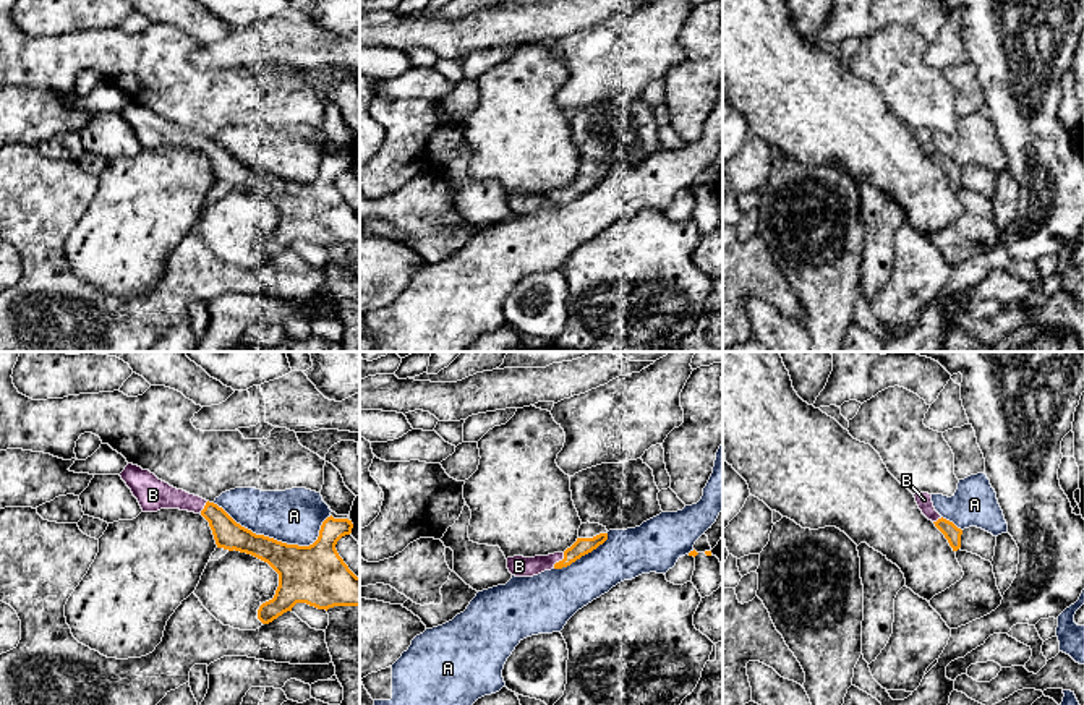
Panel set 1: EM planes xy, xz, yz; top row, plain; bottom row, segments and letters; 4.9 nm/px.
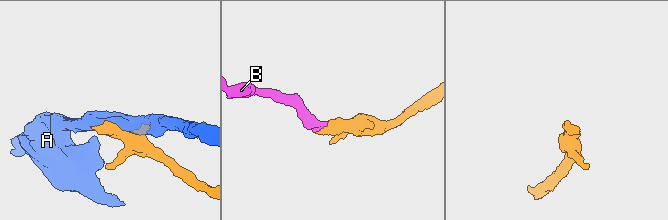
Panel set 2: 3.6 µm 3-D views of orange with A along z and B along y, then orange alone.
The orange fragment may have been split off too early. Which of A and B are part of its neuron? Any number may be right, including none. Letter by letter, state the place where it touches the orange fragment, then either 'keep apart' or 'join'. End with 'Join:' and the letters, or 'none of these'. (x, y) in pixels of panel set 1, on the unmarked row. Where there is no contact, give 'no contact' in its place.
A: xy (276, 177) | keep apart
B: xz (559, 198) | join
Join: B

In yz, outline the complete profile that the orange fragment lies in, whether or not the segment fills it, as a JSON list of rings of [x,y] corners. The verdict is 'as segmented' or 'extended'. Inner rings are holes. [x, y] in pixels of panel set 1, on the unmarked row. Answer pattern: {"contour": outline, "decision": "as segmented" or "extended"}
{"contour": [[[917,130],[914,131],[915,139],[922,151],[935,160],[935,164],[945,172],[953,188],[961,185],[961,172],[962,167],[958,165],[953,159],[943,156],[933,144],[932,131],[928,130]]], "decision": "extended"}

